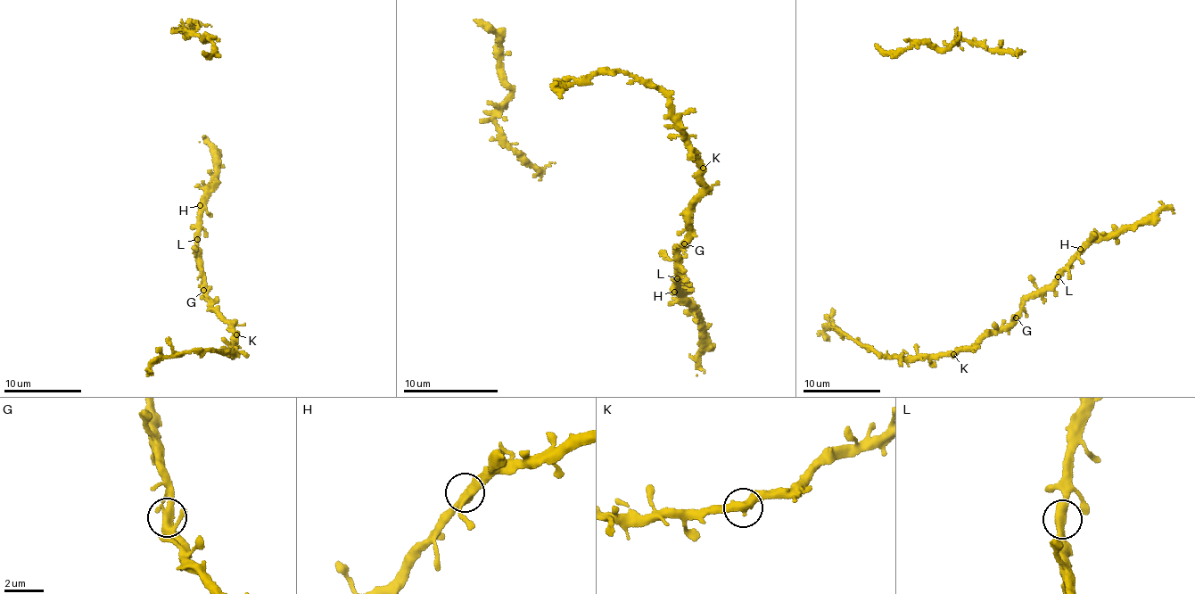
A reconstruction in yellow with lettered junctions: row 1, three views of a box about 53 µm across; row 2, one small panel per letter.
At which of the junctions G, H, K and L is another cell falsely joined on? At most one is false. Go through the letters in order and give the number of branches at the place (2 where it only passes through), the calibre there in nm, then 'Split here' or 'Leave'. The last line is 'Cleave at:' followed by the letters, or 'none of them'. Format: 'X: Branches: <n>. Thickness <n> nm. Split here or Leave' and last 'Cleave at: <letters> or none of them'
G: Branches: 3. Thickness 380 nm. Leave
H: Branches: 3. Thickness 360 nm. Leave
K: Branches: 2. Thickness 440 nm. Leave
L: Branches: 2. Thickness 440 nm. Leave
Cleave at: none of them

